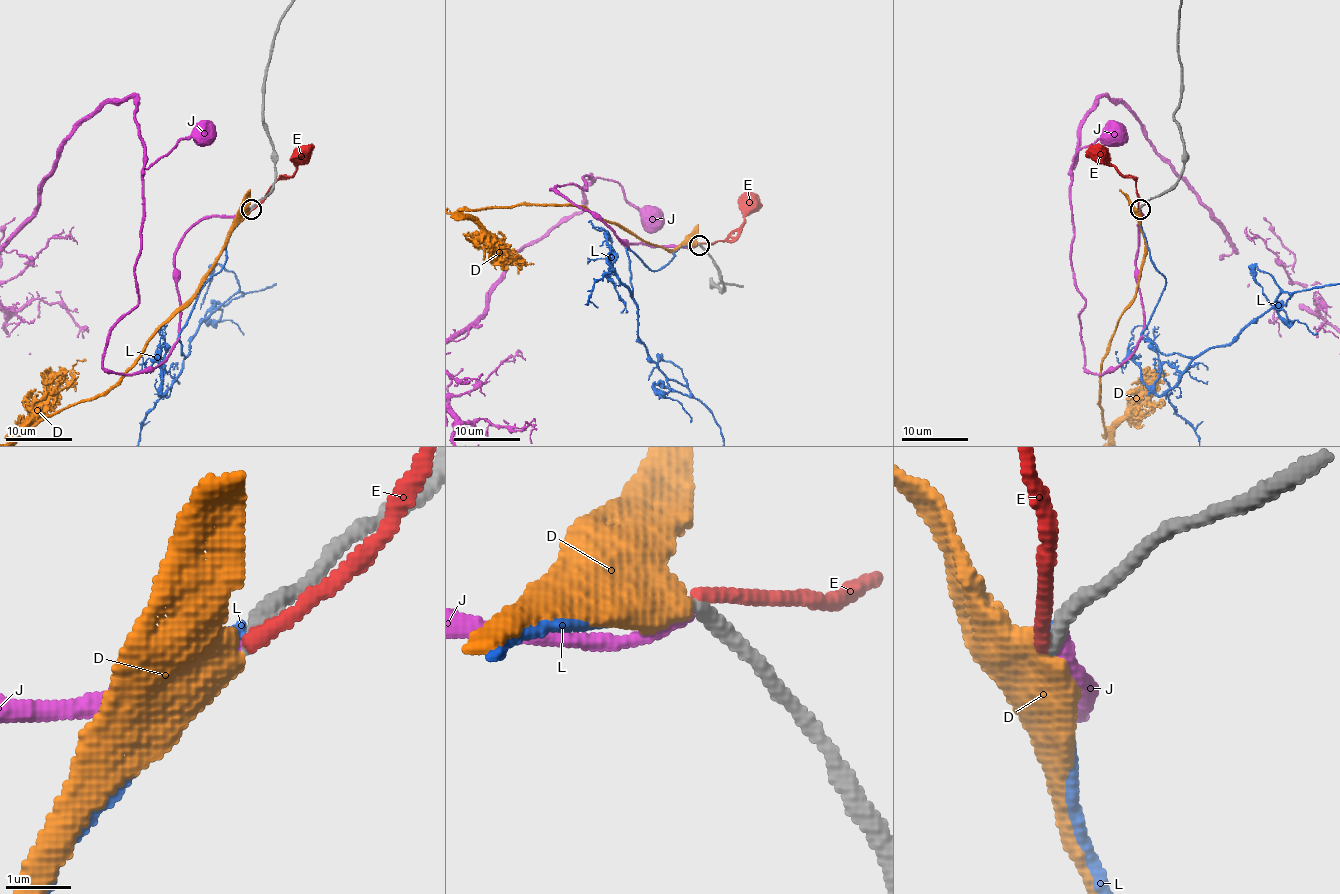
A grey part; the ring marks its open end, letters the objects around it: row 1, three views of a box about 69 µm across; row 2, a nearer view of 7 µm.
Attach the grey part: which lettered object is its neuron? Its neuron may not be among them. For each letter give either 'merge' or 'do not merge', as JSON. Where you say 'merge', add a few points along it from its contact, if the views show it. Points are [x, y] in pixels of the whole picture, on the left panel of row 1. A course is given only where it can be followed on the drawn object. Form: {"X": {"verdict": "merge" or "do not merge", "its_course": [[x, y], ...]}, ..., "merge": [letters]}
{"D": {"verdict": "do not merge"}, "E": {"verdict": "do not merge"}, "J": {"verdict": "merge"}, "L": {"verdict": "do not merge"}, "merge": ["J"]}

